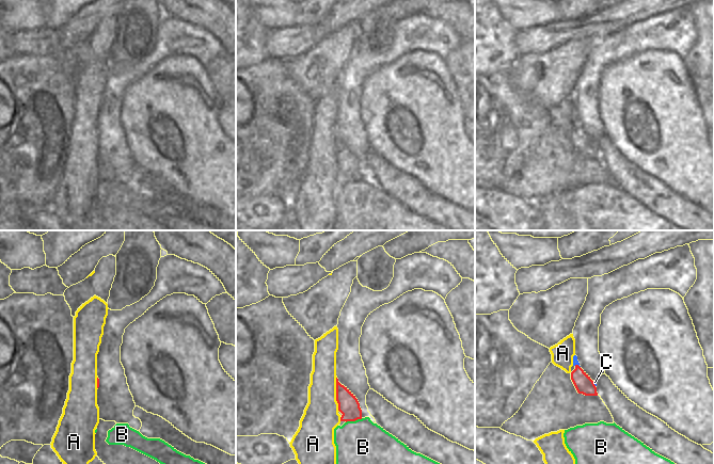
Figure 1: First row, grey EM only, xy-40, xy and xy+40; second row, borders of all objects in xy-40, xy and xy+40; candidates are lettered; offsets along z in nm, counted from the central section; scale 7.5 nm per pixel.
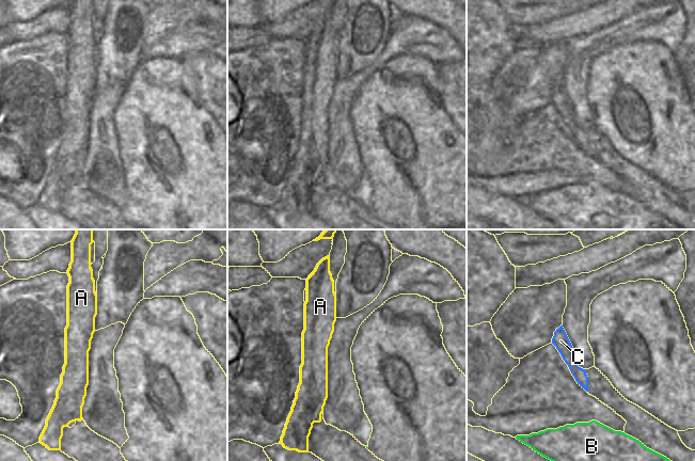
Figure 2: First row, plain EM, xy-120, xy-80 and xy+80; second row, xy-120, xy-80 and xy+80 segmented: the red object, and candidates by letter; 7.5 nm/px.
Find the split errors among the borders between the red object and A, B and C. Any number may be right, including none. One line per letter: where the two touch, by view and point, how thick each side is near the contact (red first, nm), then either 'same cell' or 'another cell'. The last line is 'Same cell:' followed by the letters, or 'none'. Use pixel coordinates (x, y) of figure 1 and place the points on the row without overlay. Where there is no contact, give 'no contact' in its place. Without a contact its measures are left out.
A: contact xy (336, 155); calibres 160 and 260 nm; another cell
B: contact xy (353, 181); calibres 160 and 440 nm; another cell
C: contact xy+40 (577, 126); calibres 140 and 50 nm; same cell
Same cell: C

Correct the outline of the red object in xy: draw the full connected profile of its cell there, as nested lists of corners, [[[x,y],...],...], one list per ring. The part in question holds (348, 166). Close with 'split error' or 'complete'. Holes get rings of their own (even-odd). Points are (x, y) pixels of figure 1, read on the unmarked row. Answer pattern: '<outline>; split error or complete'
[[[336,139],[336,162],[338,172],[343,175],[340,182],[355,182],[362,180],[362,171],[355,157]]]; complete

